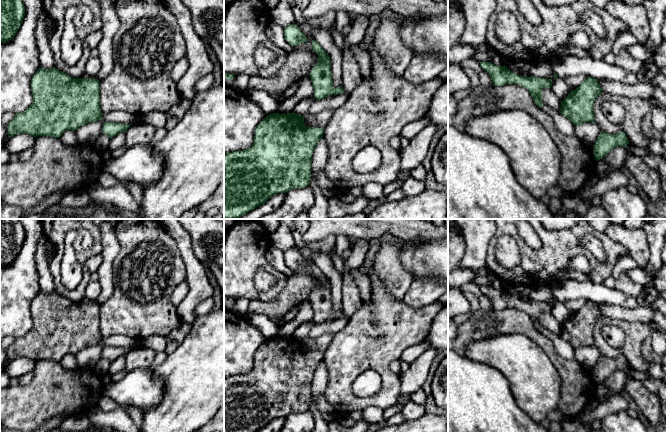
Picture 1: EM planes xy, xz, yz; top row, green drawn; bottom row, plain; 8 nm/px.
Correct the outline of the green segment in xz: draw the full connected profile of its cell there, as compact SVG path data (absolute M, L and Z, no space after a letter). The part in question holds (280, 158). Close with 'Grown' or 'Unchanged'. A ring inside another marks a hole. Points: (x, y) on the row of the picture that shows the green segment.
M294 112L267 115L256 127L253 144L243 151L232 151L224 155L224 218L240 219L243 215L264 204L278 193L309 185L314 149L323 137L323 128L306 127L304 116Z. Unchanged

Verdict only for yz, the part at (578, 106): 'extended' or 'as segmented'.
as segmented

